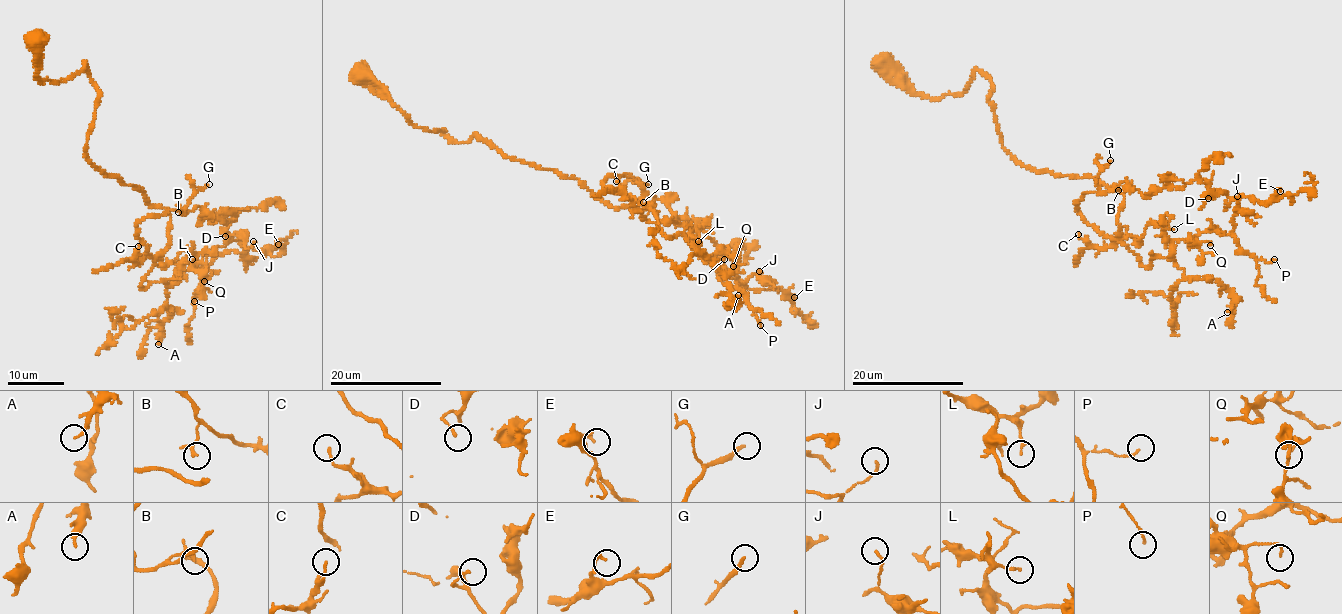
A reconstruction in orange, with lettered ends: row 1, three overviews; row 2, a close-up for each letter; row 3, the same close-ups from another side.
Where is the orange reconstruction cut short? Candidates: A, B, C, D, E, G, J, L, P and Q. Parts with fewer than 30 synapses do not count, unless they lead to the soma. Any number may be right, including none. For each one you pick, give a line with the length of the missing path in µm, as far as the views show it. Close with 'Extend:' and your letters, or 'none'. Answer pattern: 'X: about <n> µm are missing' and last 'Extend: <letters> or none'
G: about 50 µm are missing
Extend: G

